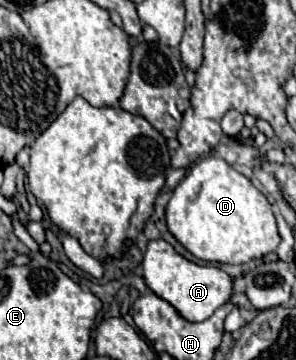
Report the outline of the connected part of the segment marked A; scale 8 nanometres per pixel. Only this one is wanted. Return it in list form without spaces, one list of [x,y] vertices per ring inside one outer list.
[[[150,240],[144,254],[144,282],[146,286],[168,300],[186,320],[200,322],[212,316],[216,308],[232,298],[232,278],[218,266],[202,266],[180,256],[166,240]]]

